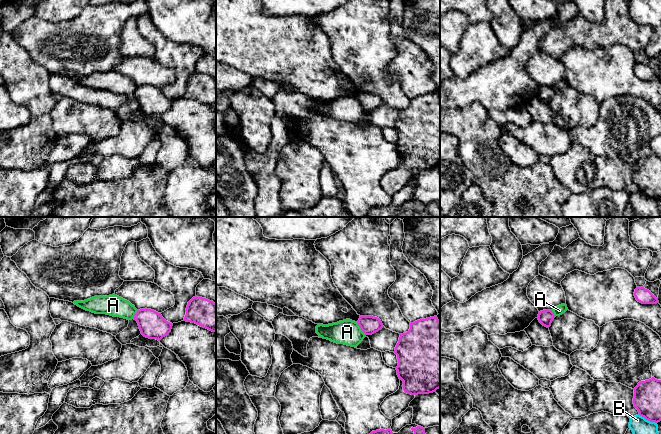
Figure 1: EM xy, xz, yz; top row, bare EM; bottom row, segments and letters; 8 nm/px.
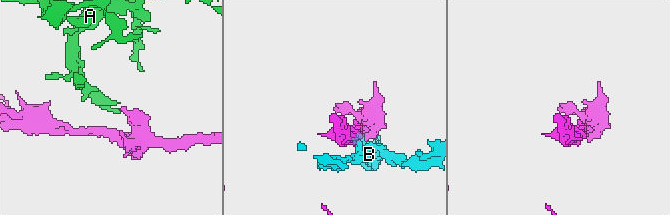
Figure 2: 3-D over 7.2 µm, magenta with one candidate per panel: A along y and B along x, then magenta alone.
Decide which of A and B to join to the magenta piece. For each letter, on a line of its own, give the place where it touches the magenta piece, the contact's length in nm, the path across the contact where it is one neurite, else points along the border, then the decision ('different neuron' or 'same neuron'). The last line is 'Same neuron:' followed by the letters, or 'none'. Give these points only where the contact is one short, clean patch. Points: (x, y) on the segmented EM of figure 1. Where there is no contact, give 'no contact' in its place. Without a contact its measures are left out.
A: xz (361, 329) | 130 nm | along xz (356, 322), (365, 335) | different neuron
B: yz (647, 419) | 170 nm | different neuron
Same neuron: none

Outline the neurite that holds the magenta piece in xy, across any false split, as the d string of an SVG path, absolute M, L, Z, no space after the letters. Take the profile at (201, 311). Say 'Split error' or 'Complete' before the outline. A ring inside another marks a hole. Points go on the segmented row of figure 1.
Complete. M193 297L188 302L184 321L216 332L216 303L206 298Z

